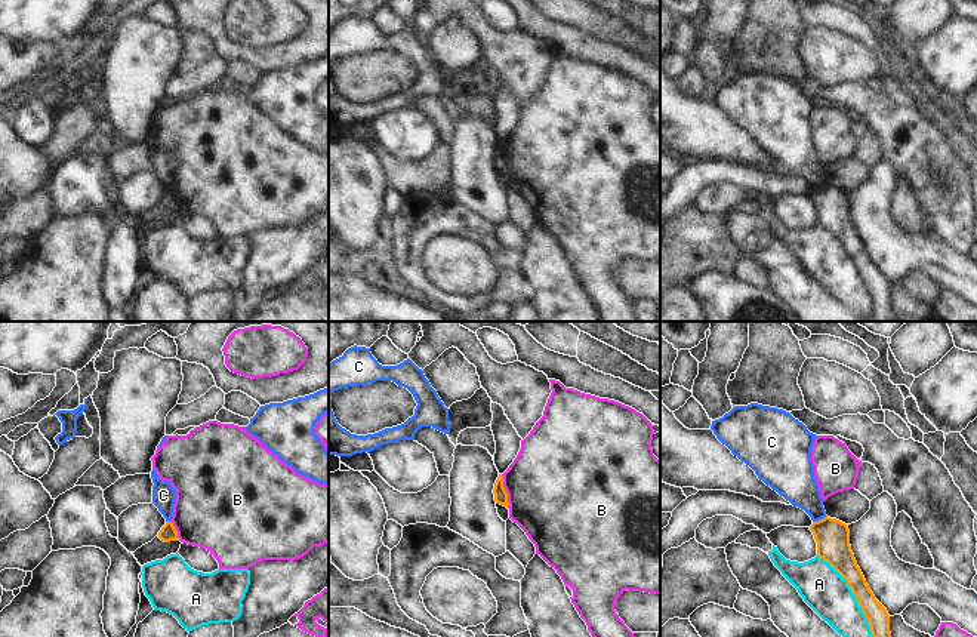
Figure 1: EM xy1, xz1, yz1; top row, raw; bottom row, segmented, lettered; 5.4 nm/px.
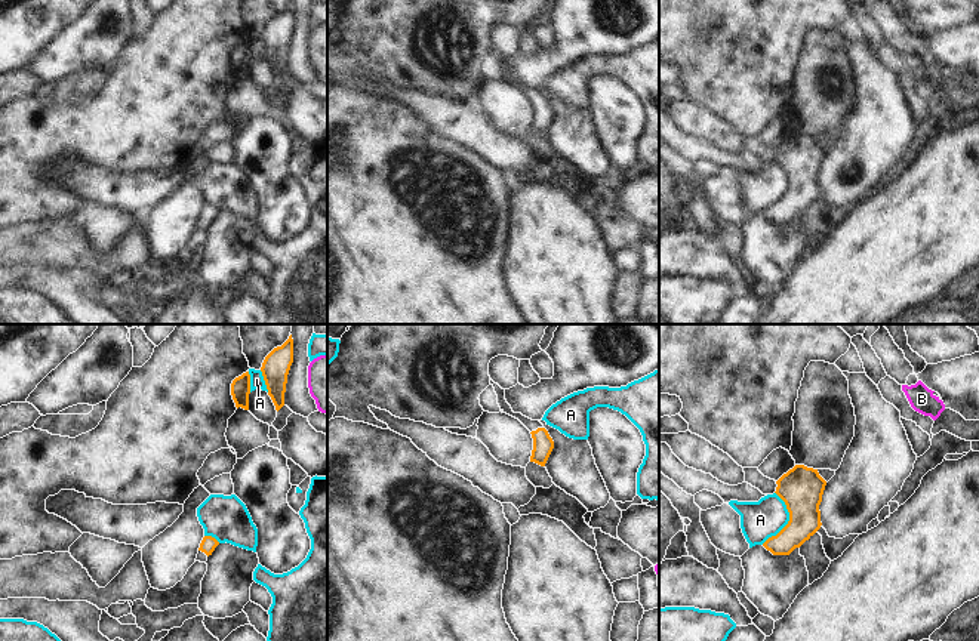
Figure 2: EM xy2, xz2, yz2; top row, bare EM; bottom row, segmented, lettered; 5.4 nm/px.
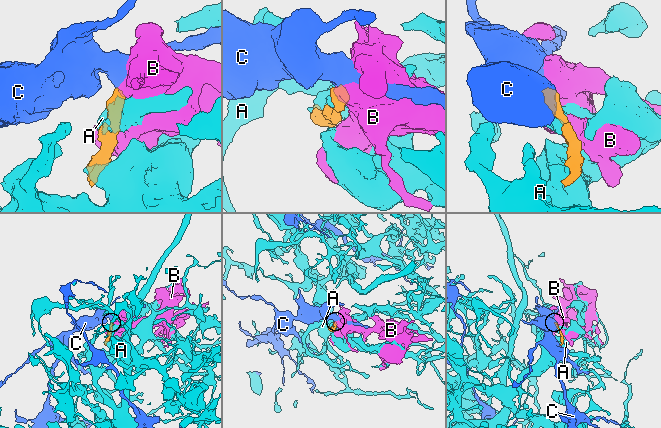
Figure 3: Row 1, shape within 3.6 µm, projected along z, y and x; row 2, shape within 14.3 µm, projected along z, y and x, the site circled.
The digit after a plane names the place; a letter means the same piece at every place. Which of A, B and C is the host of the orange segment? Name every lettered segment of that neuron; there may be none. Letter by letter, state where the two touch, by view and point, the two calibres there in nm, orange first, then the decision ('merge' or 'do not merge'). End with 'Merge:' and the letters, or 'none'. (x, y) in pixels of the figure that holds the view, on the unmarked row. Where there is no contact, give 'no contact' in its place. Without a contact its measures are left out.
A: meets orange in yz1 at (856, 267); 140 nm thick on the orange side, 240 nm on the other; do not merge
B: meets orange in xz1 at (505, 160); 80 nm thick on the orange side, 480 nm on the other; do not merge
C: meets orange in yz1 at (819, 188); 190 nm thick on the orange side, 220 nm on the other; do not merge
Merge: none

